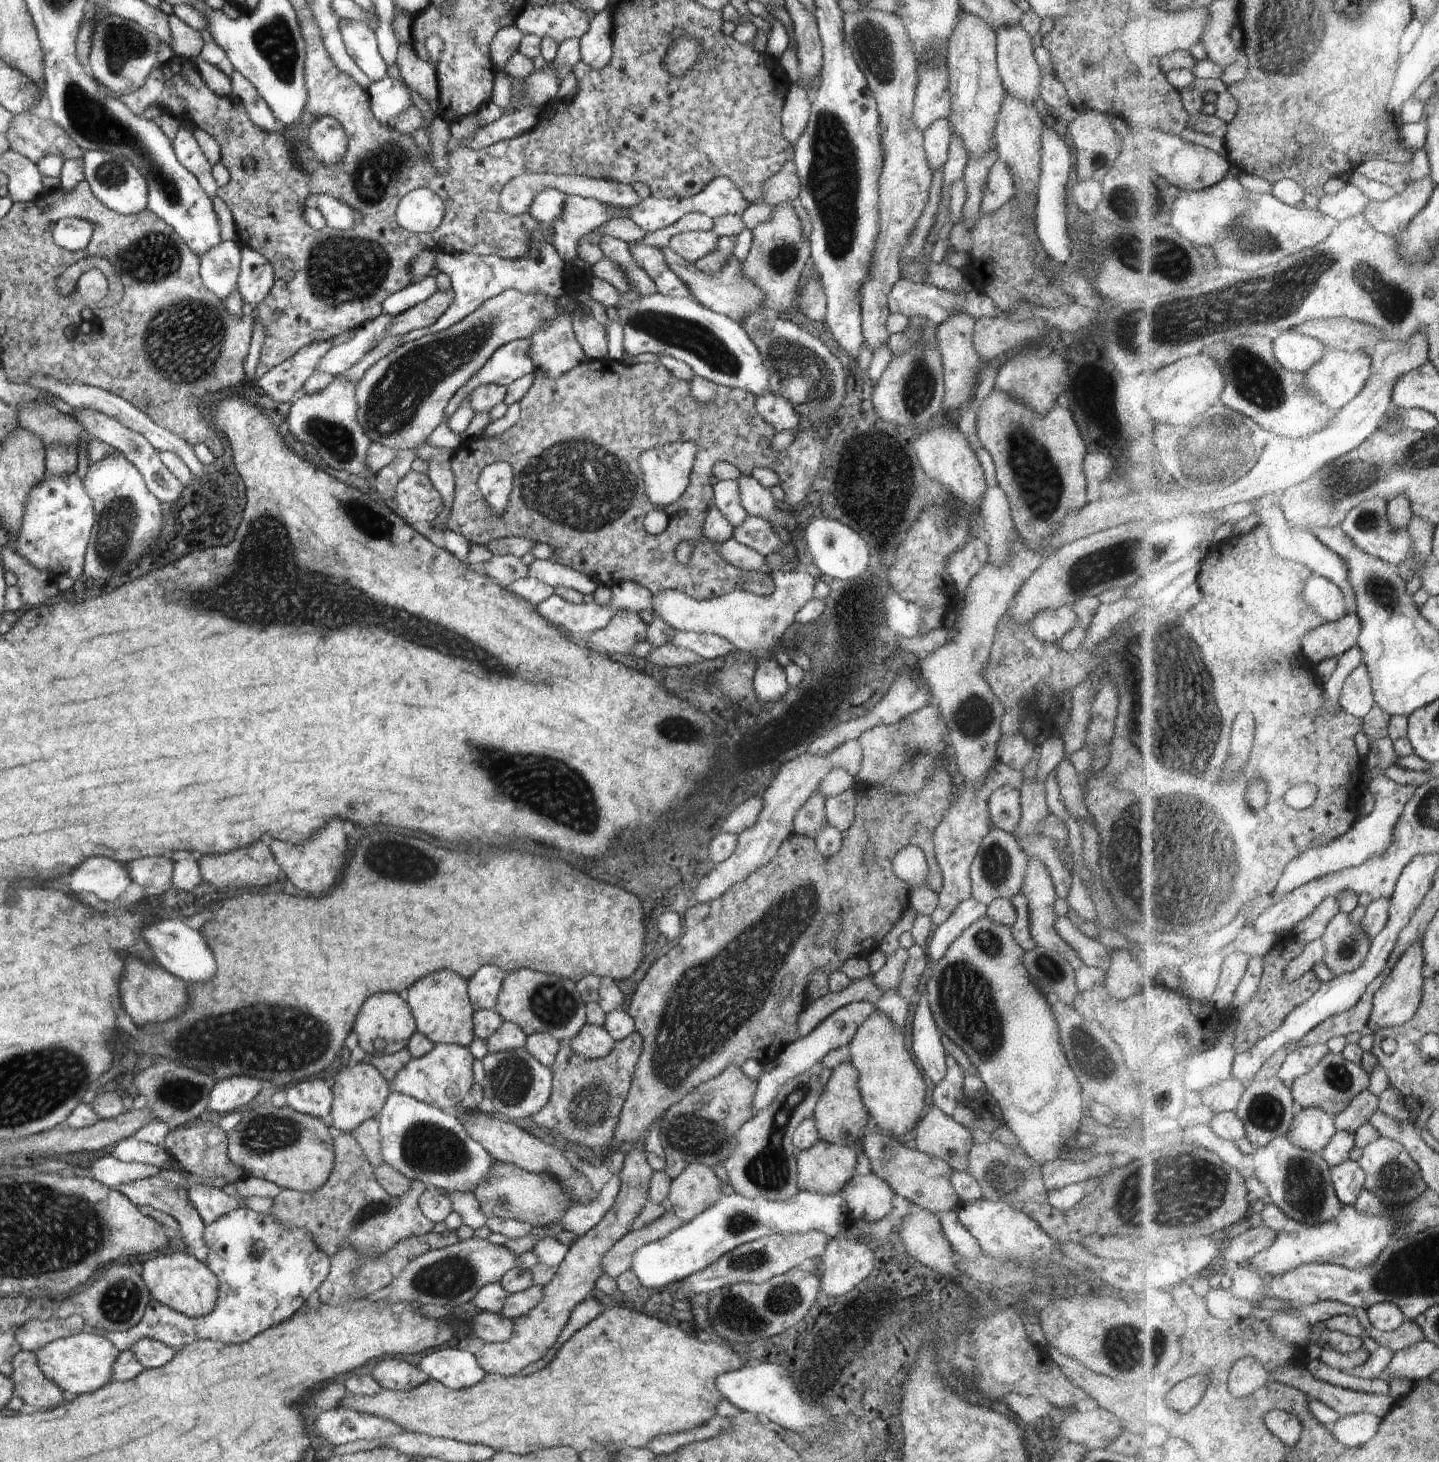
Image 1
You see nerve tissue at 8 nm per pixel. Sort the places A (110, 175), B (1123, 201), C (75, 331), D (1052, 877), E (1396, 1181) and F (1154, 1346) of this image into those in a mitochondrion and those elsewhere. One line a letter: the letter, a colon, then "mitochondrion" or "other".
A: mitochondrion
B: mitochondrion
C: other
D: other
E: mitochondrion
F: mitochondrion

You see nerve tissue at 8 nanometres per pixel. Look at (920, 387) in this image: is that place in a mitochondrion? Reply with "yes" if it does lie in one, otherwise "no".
yes

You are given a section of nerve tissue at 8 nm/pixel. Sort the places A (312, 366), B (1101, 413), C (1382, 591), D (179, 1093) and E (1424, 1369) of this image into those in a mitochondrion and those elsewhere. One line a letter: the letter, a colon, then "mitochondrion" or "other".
A: other
B: other
C: mitochondrion
D: mitochondrion
E: other

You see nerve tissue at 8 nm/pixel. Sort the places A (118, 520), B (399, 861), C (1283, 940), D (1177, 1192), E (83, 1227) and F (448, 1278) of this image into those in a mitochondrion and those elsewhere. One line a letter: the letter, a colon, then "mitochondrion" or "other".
A: mitochondrion
B: mitochondrion
C: other
D: mitochondrion
E: mitochondrion
F: mitochondrion

